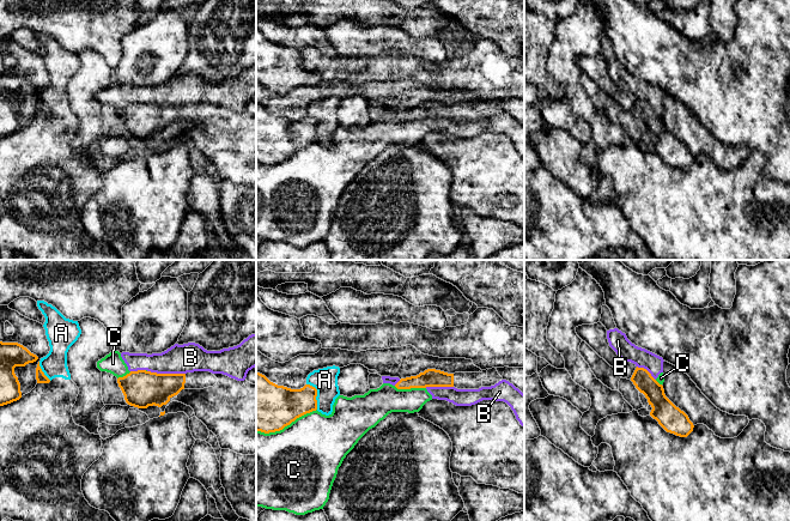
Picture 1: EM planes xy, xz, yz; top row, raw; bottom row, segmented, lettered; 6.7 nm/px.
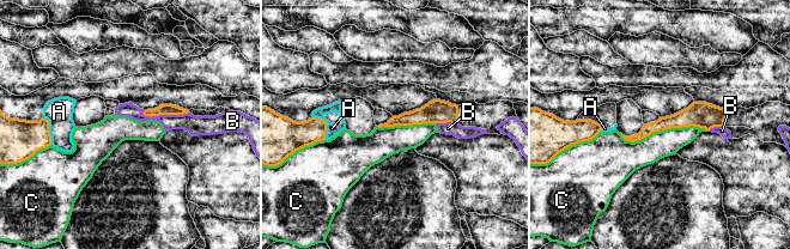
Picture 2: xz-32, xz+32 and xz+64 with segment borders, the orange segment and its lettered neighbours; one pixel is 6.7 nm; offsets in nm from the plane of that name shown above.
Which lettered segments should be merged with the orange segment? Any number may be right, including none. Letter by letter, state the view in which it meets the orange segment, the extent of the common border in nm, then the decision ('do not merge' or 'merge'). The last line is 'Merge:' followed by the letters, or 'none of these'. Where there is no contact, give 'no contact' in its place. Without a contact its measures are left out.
A: xz | 190 nm | do not merge
B: xy | 260 nm | do not merge
C: xz | 440 nm | do not merge
Merge: none of these

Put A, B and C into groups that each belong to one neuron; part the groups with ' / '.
A / B C

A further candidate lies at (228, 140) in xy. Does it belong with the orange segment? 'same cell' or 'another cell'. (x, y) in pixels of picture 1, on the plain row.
same cell

